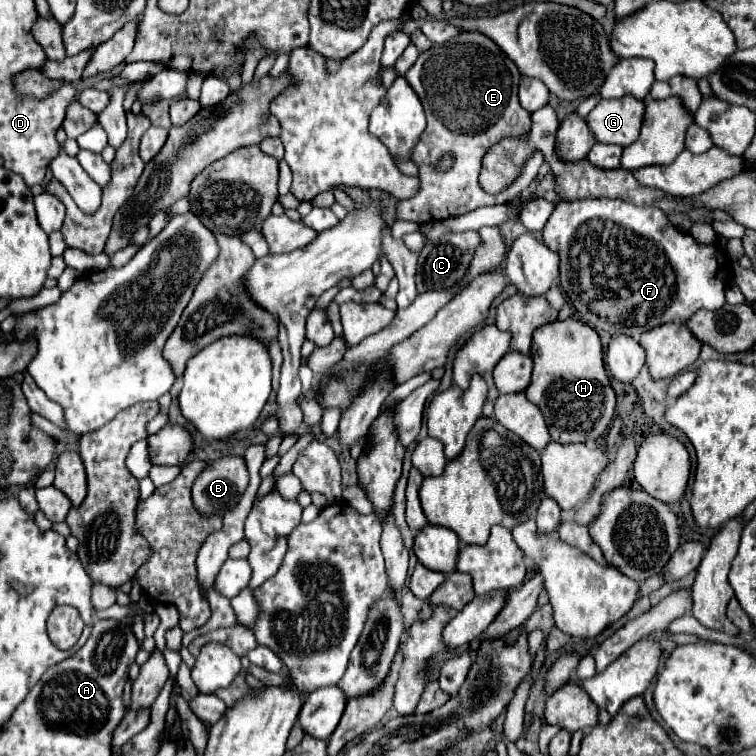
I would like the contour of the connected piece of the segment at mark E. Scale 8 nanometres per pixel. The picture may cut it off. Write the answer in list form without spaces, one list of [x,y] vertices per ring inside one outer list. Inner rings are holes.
[[[462,31],[448,43],[432,45],[428,51],[420,53],[418,61],[404,77],[424,105],[428,127],[420,143],[412,149],[412,161],[420,169],[420,191],[414,199],[398,201],[398,219],[422,225],[432,219],[462,215],[484,205],[510,203],[536,179],[544,163],[542,151],[536,151],[536,155],[528,159],[524,173],[504,195],[488,195],[478,185],[484,153],[502,137],[528,133],[532,123],[530,113],[518,105],[520,71],[490,37],[480,31]],[[444,153],[452,153],[456,163],[450,171],[436,173],[434,163]]]

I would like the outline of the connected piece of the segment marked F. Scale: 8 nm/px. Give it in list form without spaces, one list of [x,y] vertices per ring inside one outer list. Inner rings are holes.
[[[578,199],[578,201],[572,201],[572,203],[564,203],[562,201],[562,203],[556,205],[554,213],[550,215],[542,235],[544,235],[546,247],[550,247],[552,251],[554,251],[554,245],[558,245],[556,249],[558,249],[558,255],[560,255],[560,285],[562,285],[564,293],[568,295],[570,303],[574,305],[574,309],[578,311],[580,319],[584,323],[588,323],[590,327],[594,327],[594,329],[608,331],[610,335],[626,333],[626,335],[630,335],[632,339],[638,341],[644,331],[650,331],[654,327],[670,323],[670,321],[686,321],[692,313],[696,313],[702,307],[710,309],[710,311],[716,311],[716,309],[726,305],[726,295],[724,293],[726,293],[728,279],[718,279],[718,273],[726,273],[728,271],[726,257],[722,253],[716,255],[716,245],[702,245],[690,233],[682,233],[682,231],[674,229],[672,225],[668,225],[666,215],[660,209],[636,207],[632,203],[624,203],[622,199]]]

